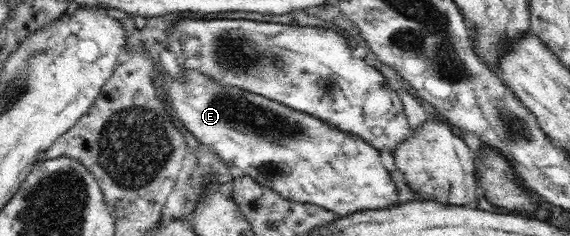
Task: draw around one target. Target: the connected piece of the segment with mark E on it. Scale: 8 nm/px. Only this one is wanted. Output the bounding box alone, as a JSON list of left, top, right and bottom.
[164,69,399,217]

